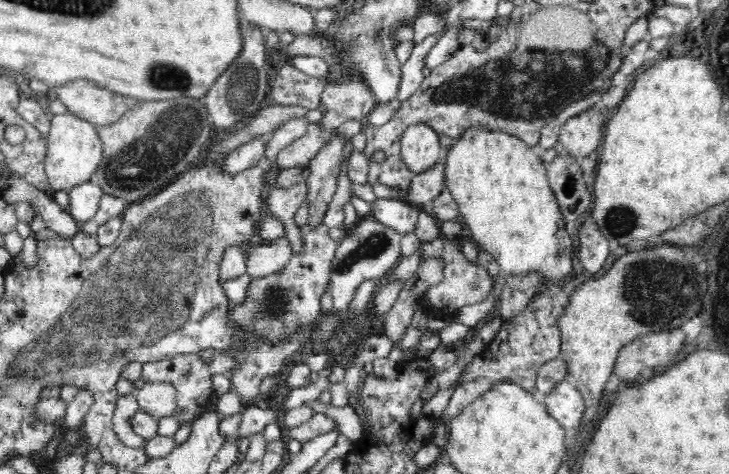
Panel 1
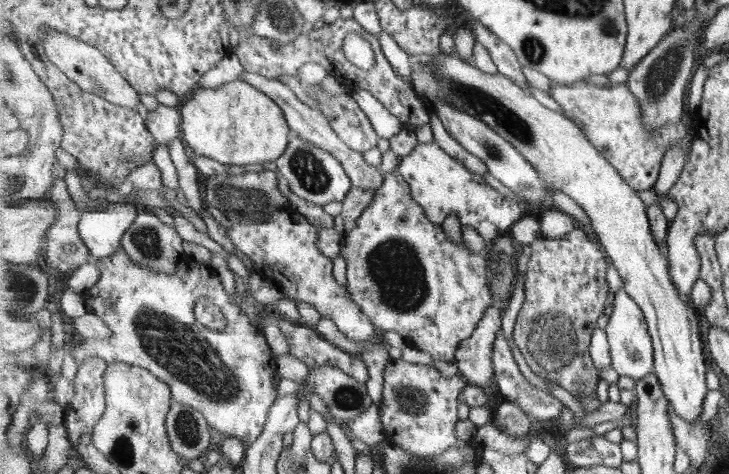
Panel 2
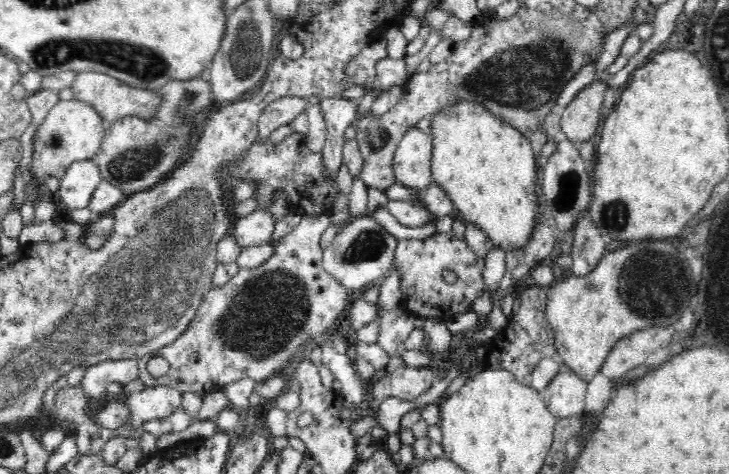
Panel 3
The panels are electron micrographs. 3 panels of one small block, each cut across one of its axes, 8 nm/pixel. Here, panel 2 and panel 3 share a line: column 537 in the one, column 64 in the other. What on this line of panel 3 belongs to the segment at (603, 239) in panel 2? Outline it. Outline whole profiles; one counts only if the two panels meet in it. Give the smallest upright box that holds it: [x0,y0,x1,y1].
[24,98,109,195]

